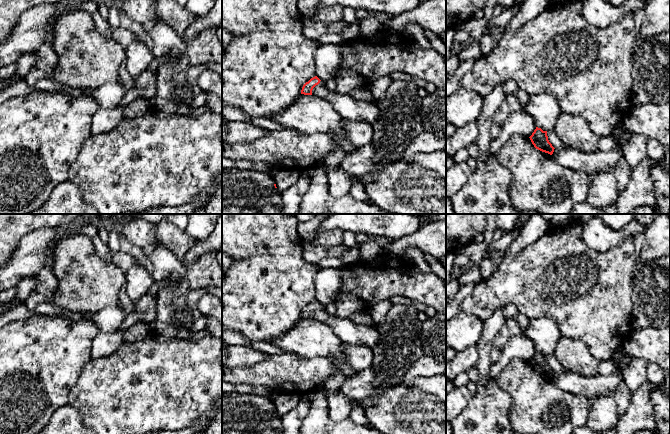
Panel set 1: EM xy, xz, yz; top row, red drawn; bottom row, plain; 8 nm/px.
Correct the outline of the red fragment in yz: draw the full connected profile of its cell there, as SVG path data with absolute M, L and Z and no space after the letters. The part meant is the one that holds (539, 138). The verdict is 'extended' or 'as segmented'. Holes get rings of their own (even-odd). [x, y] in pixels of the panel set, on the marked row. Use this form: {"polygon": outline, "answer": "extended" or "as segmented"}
{"polygon": "M536 127L529 138L536 149L550 155L553 154L555 148L548 140L547 131L543 131L541 128Z", "answer": "as segmented"}

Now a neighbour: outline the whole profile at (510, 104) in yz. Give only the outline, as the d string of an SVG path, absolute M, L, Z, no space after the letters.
M507 95L495 113L495 123L502 126L511 112L523 110L524 108L514 95Z

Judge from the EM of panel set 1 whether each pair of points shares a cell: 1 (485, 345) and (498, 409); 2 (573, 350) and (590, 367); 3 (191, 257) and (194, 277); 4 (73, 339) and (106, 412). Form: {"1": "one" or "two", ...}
{"1": "one", "2": "one", "3": "two", "4": "two"}

